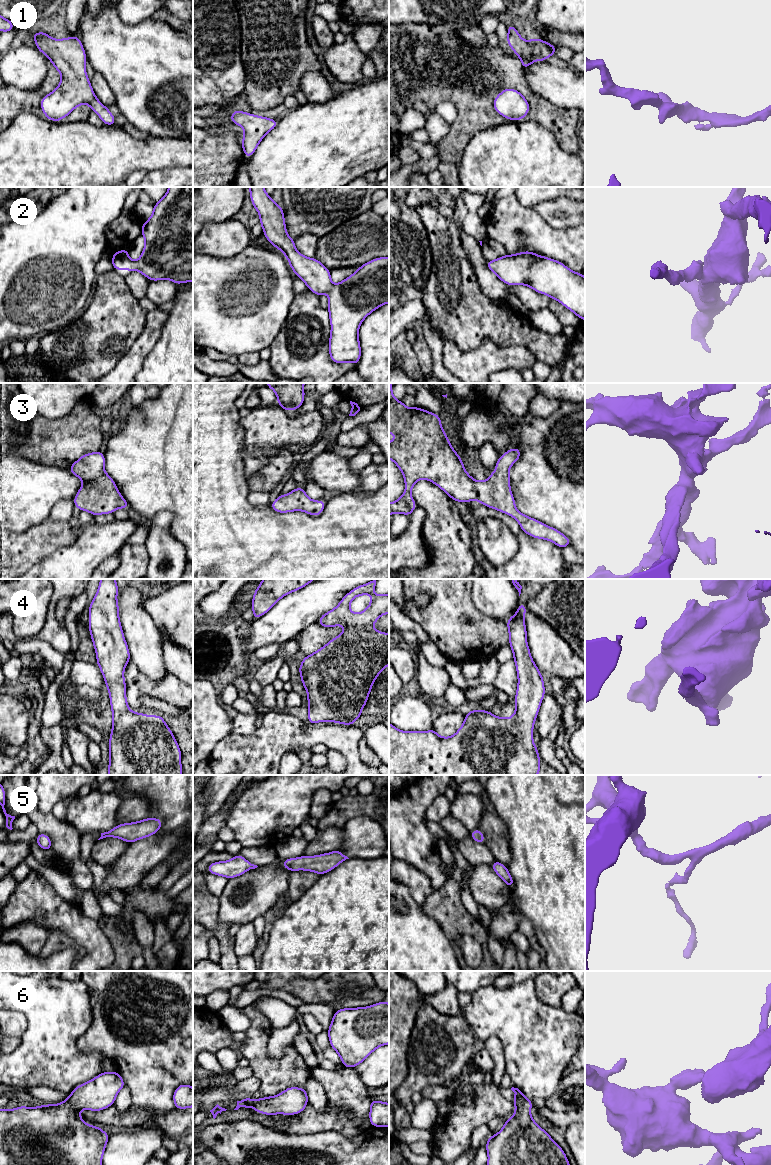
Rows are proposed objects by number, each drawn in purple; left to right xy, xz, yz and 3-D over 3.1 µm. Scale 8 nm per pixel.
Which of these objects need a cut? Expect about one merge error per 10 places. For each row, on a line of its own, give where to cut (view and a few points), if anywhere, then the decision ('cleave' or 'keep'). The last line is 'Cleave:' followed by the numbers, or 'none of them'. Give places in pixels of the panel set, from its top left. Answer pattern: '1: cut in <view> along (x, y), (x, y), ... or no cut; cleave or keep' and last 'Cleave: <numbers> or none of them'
1: no cut; keep
2: no cut; keep
3: no cut; keep
4: no cut; keep
5: no cut; keep
6: no cut; keep
Cleave: none of them

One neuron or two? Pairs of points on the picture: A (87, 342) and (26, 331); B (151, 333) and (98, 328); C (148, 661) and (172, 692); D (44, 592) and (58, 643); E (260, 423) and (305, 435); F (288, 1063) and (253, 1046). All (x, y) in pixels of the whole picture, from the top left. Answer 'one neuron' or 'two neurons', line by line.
A: two neurons
B: two neurons
C: two neurons
D: two neurons
E: one neuron
F: one neuron

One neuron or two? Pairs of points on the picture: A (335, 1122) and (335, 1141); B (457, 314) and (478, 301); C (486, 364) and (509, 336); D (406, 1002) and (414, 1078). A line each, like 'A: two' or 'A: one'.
A: two
B: one
C: two
D: two

